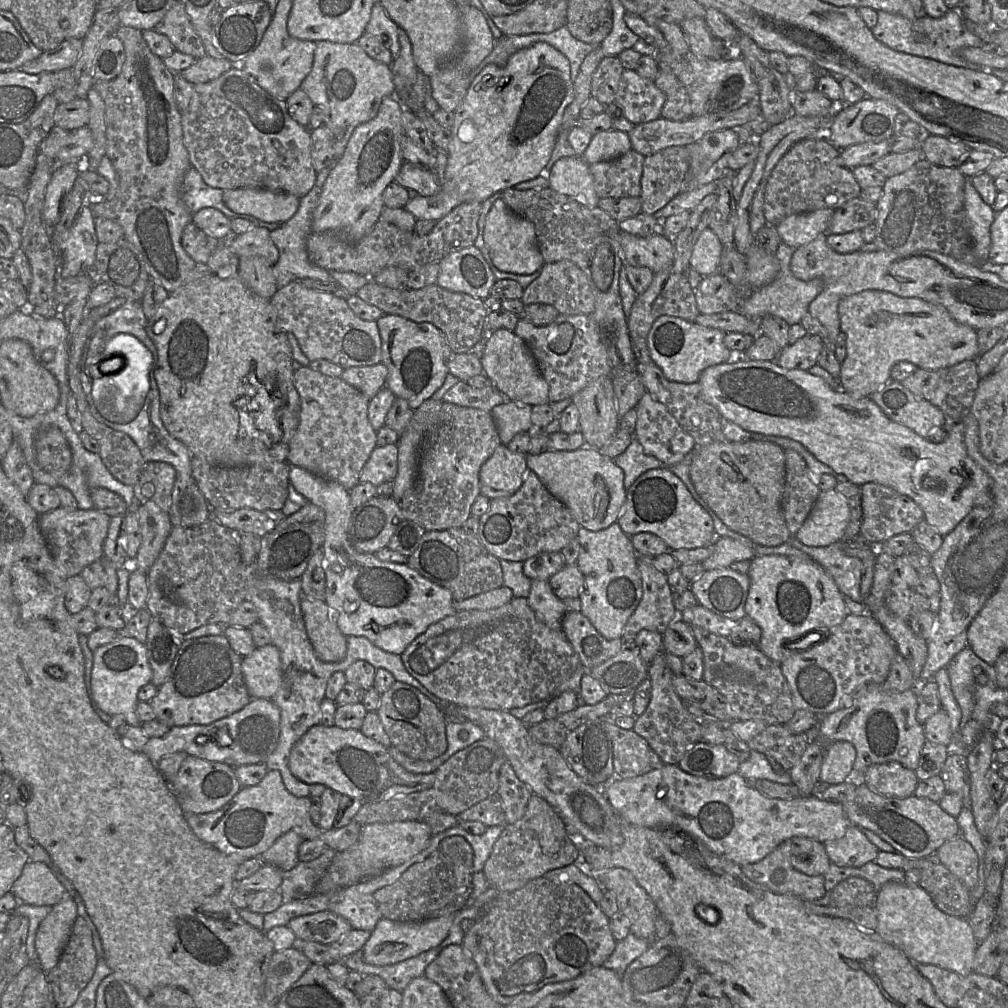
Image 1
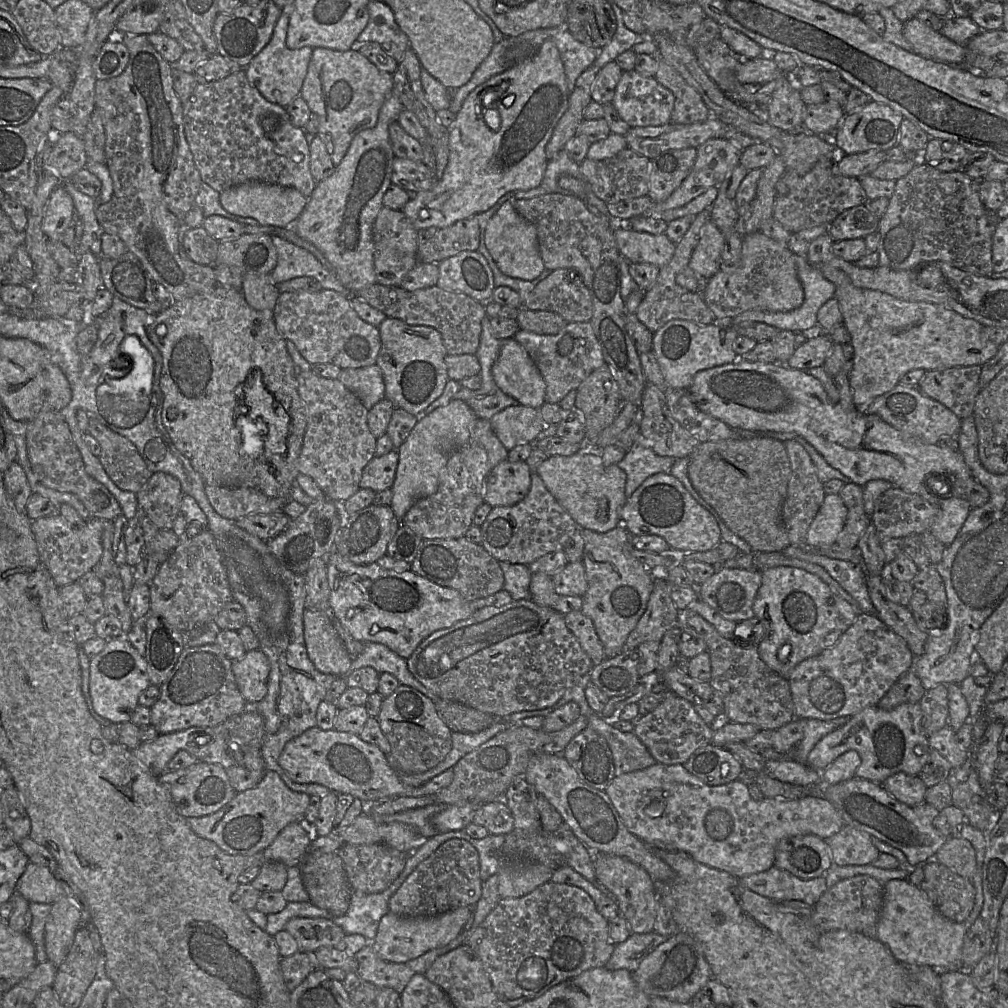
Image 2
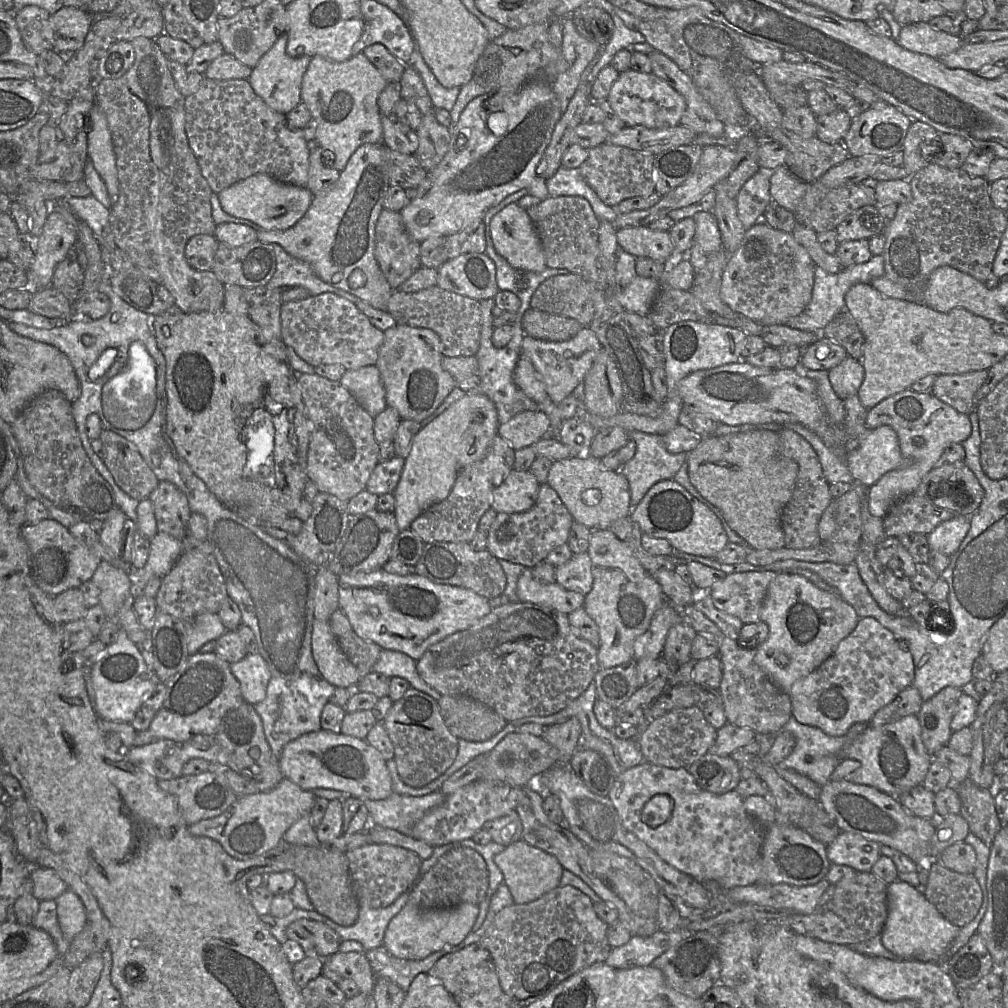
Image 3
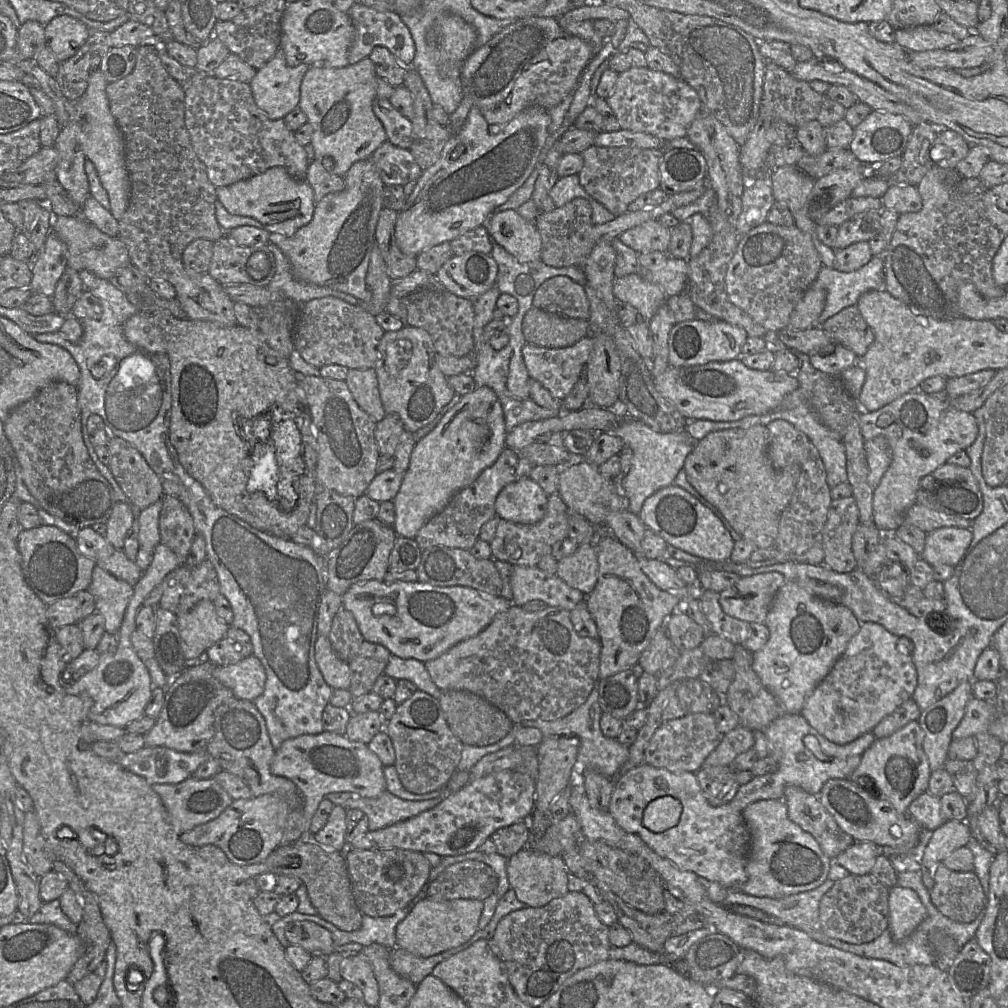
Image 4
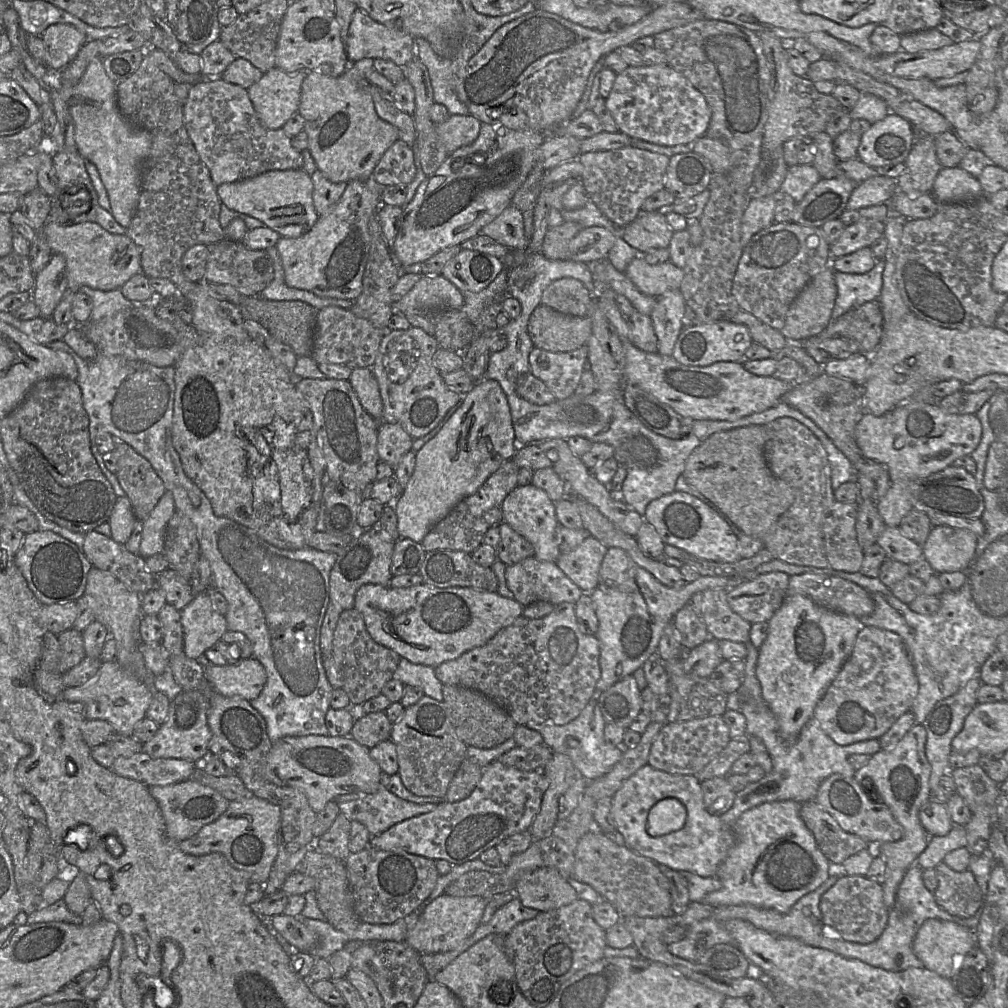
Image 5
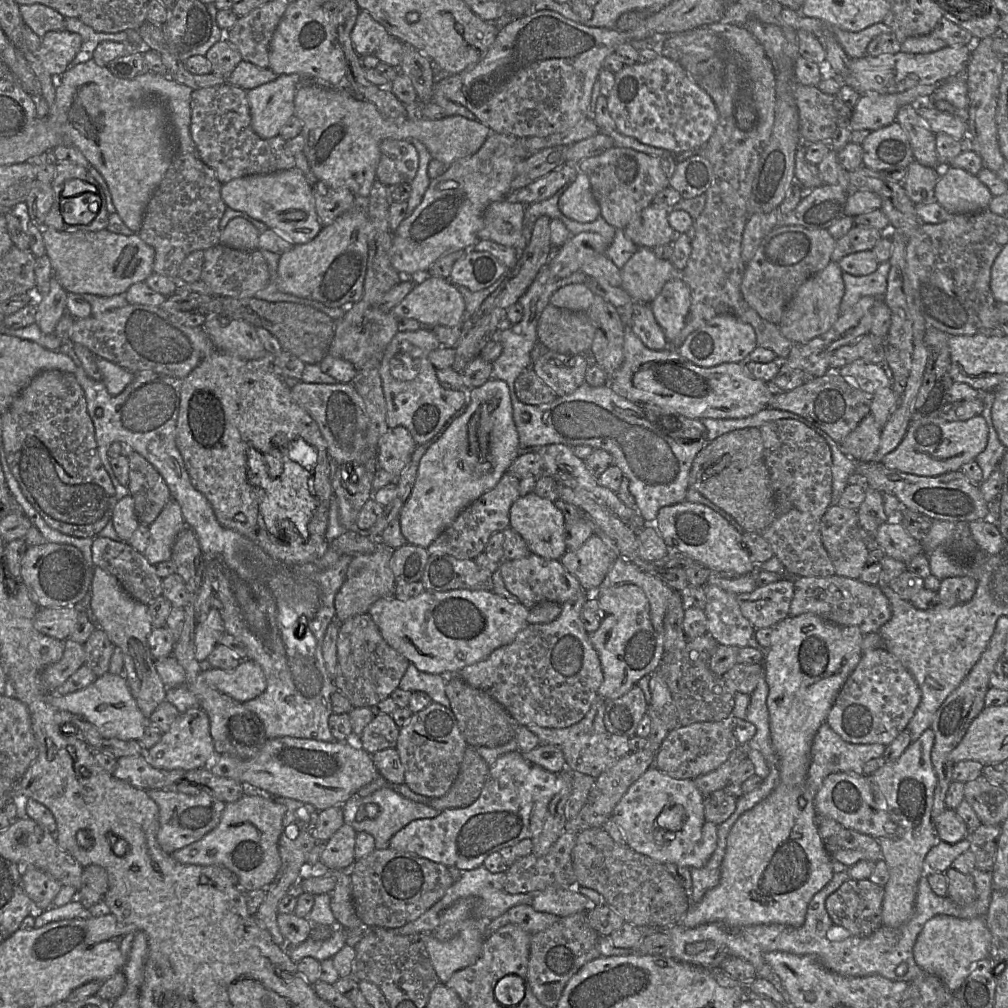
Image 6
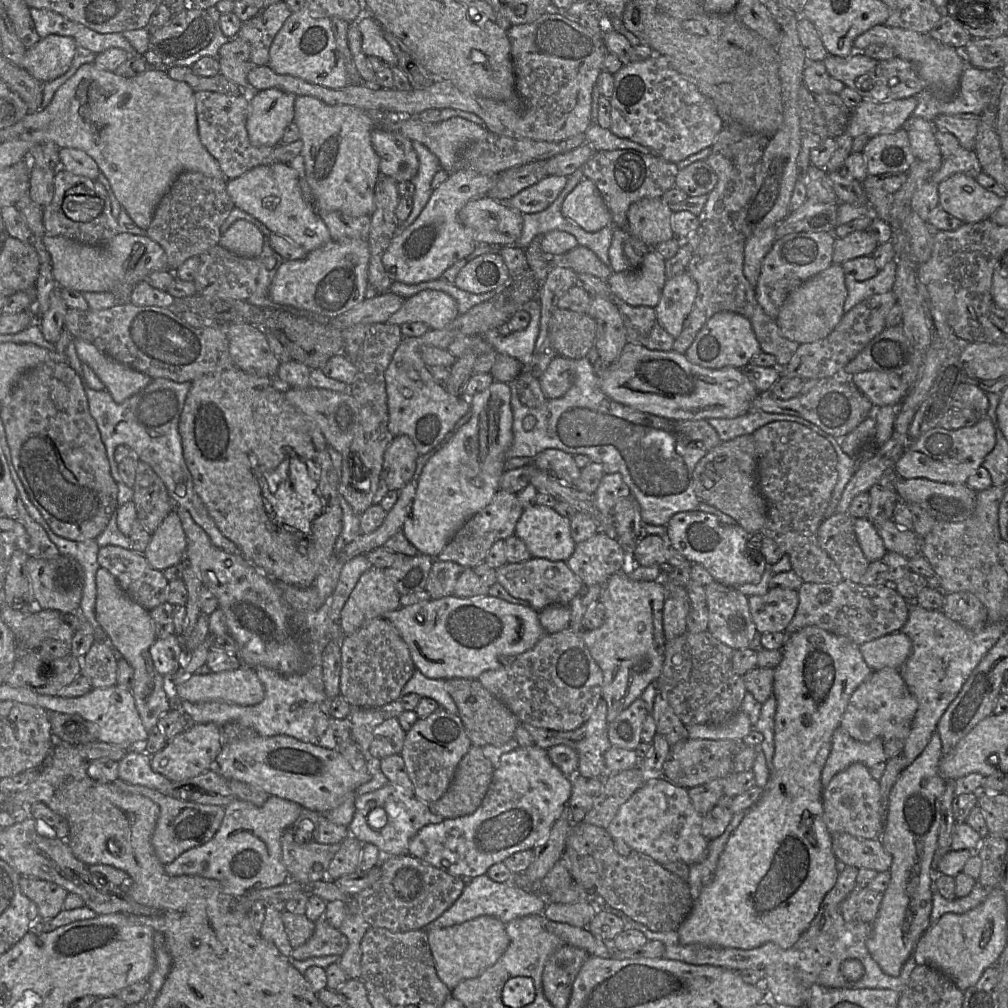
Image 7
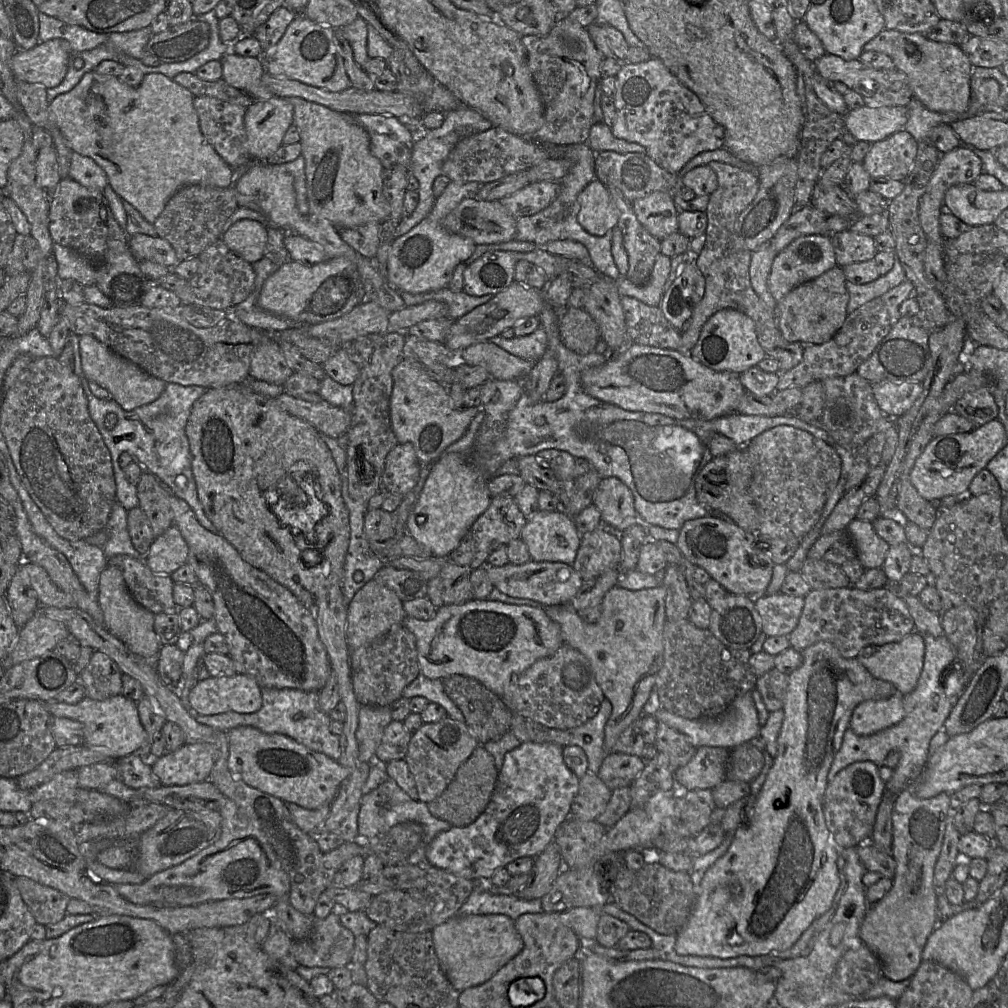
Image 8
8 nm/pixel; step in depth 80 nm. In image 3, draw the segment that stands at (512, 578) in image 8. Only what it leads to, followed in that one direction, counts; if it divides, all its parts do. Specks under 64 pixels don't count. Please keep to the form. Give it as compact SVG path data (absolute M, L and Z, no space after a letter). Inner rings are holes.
M527 567L518 578L517 595L520 602L544 605L567 615L584 606L585 600L585 595L567 590L557 582L539 582Z

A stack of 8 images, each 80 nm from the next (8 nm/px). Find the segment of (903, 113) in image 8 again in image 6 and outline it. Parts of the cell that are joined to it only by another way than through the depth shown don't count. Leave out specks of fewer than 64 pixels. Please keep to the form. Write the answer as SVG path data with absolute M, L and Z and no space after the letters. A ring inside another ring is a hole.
M940 83L917 85L897 94L864 94L852 109L849 128L852 131L875 131L896 121L898 110L907 104L925 101Z

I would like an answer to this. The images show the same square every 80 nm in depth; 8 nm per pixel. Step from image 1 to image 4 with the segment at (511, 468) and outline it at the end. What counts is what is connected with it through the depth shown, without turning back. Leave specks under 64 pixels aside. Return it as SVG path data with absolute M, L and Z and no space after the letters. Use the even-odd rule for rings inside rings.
M530 477L517 478L499 492L496 516L514 523L536 523L546 513L548 496Z

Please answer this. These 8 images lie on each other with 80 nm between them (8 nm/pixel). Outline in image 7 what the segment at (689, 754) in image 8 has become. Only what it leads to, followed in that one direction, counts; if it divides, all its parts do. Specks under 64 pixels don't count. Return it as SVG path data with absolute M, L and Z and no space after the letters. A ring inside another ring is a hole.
M659 691L655 696L651 714L655 720L657 733L663 735L670 746L689 738L685 725Z

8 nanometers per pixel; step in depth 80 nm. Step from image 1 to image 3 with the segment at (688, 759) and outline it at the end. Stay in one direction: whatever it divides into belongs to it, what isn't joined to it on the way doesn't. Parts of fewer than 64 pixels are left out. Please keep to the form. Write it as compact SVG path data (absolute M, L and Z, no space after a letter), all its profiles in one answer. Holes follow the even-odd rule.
M708 752L686 769L702 789L718 795L734 790L741 780L741 767L731 756Z

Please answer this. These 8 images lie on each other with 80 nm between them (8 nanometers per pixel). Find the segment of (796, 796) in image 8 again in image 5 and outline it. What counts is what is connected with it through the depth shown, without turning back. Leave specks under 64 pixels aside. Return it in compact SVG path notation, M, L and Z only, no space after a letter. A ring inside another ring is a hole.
M788 594L783 602L783 604L781 605L781 607L773 615L773 617L768 621L768 626L769 626L768 635L767 635L764 643L759 648L759 652L758 652L756 676L757 676L757 679L760 683L760 686L761 686L762 696L763 696L766 704L768 705L769 709L772 711L772 713L774 714L774 716L777 719L781 736L785 740L795 740L796 737L799 735L803 726L809 720L811 720L813 718L814 709L815 709L817 703L823 697L823 695L826 692L829 685L832 683L832 681L838 675L842 666L847 661L847 659L850 657L850 655L853 651L854 645L855 645L857 635L860 632L860 630L862 629L862 624L861 624L859 618L828 610L822 606L819 606L818 604L816 604L814 601L812 601L810 598L808 598L806 596L799 595L799 594L796 594L796 595L789 595ZM794 800L765 802L743 812L733 826L734 843L718 870L720 888L707 894L701 903L750 905L786 913L802 896L821 886L829 878L830 862L800 816L801 804Z

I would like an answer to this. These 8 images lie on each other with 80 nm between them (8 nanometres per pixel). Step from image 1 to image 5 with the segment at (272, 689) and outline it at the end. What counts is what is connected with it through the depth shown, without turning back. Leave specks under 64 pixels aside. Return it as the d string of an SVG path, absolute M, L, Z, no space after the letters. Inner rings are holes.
M254 657L225 666L209 663L204 667L204 673L213 689L221 695L248 701L261 694L267 681L265 668Z

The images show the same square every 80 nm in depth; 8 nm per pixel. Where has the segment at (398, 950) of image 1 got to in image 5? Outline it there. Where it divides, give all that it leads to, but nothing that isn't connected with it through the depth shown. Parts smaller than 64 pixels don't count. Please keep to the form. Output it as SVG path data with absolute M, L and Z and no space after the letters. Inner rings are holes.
M445 894L438 896L426 906L412 928L408 930L405 942L420 954L453 950L475 932L481 922L486 901L479 896L455 897Z

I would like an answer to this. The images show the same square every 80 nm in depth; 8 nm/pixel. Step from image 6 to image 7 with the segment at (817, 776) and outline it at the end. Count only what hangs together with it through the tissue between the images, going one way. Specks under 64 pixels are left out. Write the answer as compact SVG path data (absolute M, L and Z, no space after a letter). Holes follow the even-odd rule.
M838 727L833 733L831 743L831 751L821 773L823 788L835 774L854 763L861 763L870 768L888 760L881 738L867 743L856 741L845 729Z

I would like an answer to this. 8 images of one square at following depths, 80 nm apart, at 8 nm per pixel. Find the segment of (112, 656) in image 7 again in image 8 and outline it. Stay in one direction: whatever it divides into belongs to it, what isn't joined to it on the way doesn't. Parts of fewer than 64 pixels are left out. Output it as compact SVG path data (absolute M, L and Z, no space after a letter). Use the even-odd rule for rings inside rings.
M93 651L90 661L79 675L85 697L102 701L122 694L122 672L106 654Z

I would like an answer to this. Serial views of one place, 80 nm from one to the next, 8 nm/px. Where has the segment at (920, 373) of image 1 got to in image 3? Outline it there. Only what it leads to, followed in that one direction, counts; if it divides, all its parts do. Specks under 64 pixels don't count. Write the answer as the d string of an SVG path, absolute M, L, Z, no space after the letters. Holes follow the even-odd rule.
M988 370L937 375L930 392L958 412L969 415L976 410L974 396L987 375Z

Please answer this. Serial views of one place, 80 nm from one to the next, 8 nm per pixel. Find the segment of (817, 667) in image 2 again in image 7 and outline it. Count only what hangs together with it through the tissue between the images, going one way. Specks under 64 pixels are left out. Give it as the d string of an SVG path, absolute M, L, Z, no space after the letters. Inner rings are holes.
M885 667L873 671L853 692L840 727L856 741L867 743L881 738L884 741L884 753L887 759L891 759L903 752L904 741L910 732L917 709L918 702L909 691L899 669Z

